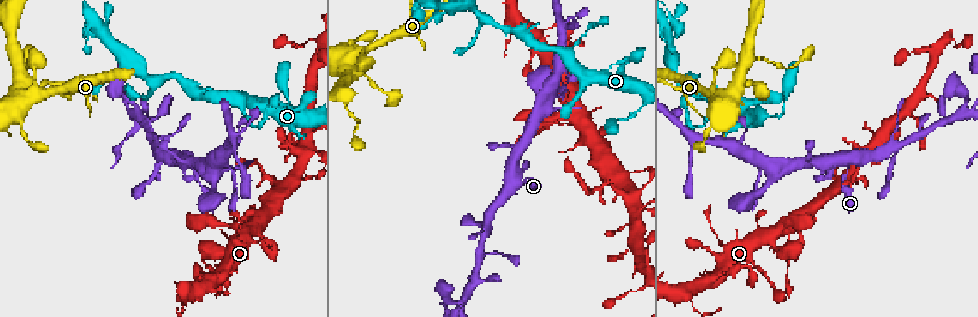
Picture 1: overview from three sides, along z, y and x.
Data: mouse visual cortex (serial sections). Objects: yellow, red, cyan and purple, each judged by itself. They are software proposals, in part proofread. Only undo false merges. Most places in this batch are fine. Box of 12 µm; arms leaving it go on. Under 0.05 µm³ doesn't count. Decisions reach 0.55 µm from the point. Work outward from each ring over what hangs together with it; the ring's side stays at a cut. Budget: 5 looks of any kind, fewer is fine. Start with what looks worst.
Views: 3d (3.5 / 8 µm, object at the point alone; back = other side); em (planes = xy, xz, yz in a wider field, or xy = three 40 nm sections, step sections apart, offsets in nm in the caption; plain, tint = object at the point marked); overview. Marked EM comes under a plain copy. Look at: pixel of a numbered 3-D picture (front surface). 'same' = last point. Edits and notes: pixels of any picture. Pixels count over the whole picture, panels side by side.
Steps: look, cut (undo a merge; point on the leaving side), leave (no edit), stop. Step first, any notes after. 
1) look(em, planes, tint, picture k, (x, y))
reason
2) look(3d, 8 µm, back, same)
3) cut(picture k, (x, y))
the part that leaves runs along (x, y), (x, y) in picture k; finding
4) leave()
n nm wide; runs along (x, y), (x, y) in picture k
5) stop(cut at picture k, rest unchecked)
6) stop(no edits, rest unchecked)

look(3d, 3.5 µm, picture 1, (515, 183))
sharp bend

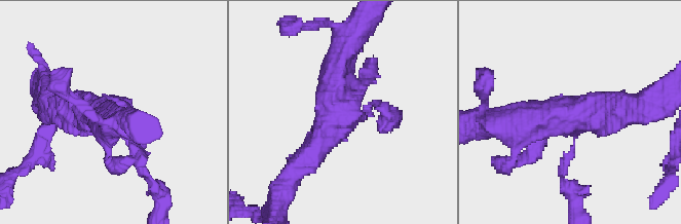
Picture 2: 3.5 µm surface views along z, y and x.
look(em, xy, step 3, tint, picture 2, (571, 122))
need the tissue

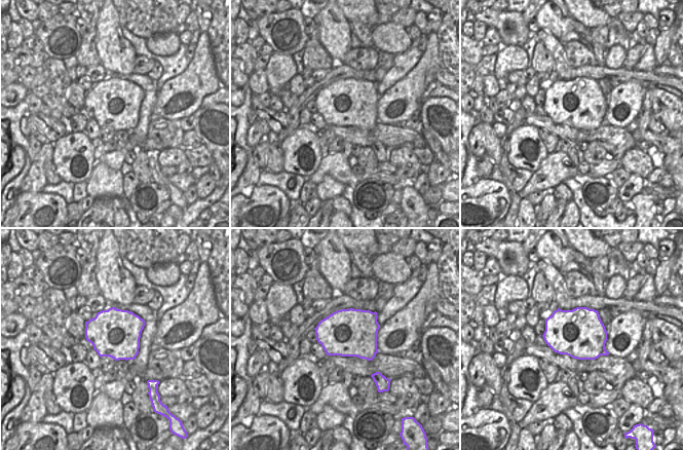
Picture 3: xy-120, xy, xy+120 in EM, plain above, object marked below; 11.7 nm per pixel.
leave()
runs along (561, 176), (574, 141), (566, 118), (505, 121) in picture 2; continuous, no second cell

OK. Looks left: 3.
look(3d, 8 µm, picture 1, (135, 116))
four or more arms meet

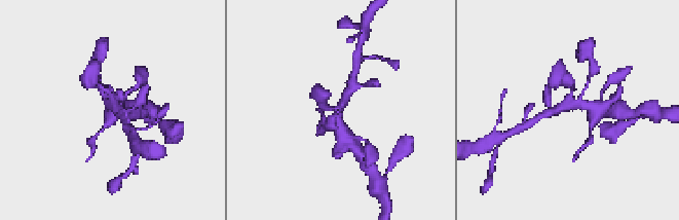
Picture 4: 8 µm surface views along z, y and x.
look(em, xy, step 1, tint, picture 4, (344, 106))
shape alone is not enough

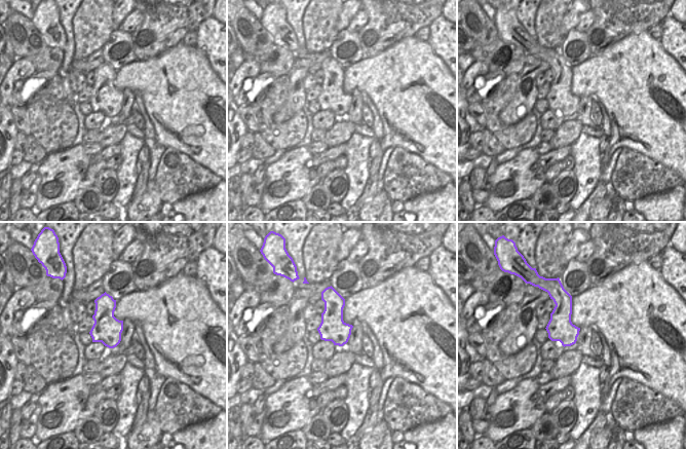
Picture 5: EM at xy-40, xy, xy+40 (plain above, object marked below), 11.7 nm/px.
leave()
runs along (123, 114), (96, 83) in picture 4; continuous, no second cell

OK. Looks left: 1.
stop(no edits, rest unchecked)

